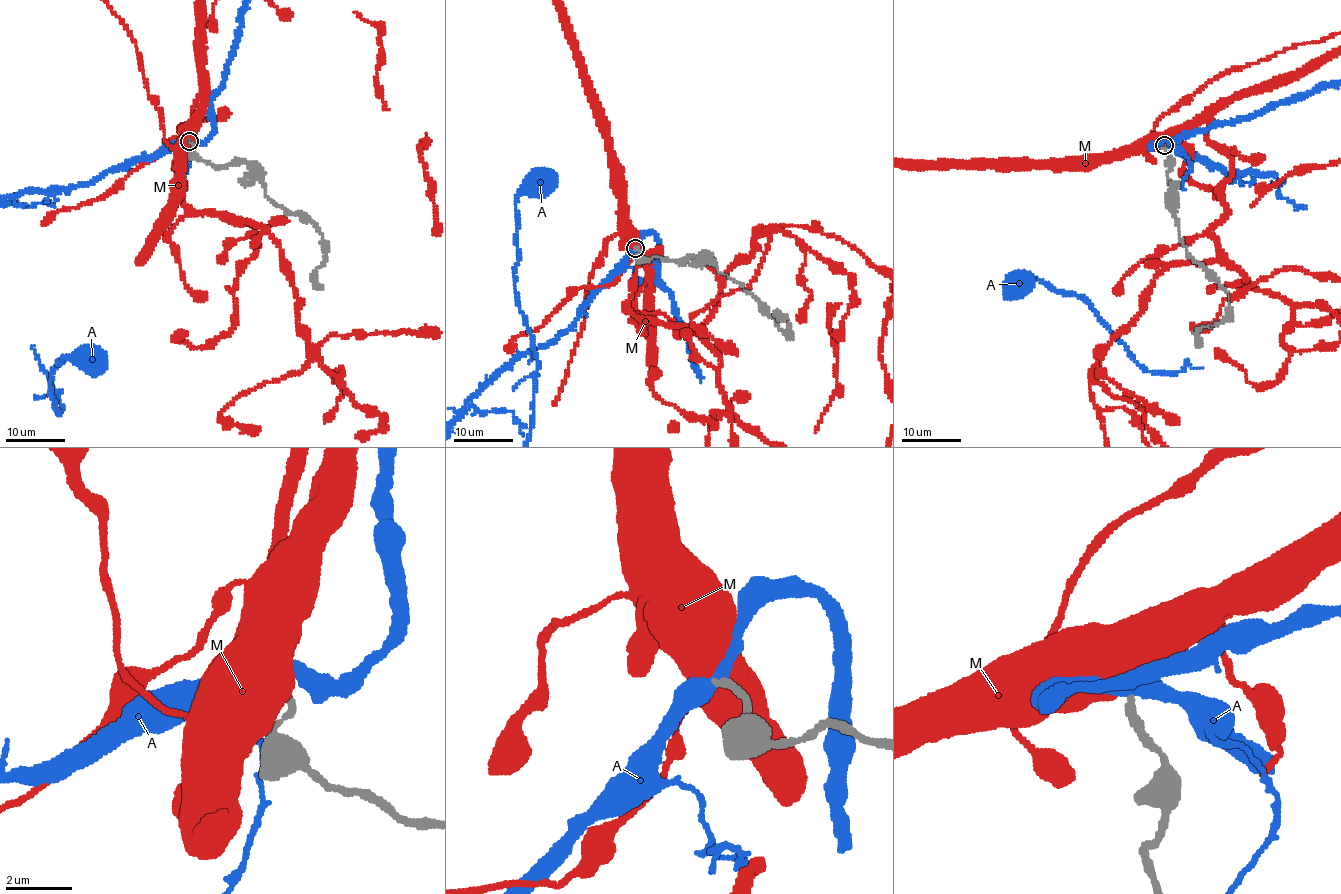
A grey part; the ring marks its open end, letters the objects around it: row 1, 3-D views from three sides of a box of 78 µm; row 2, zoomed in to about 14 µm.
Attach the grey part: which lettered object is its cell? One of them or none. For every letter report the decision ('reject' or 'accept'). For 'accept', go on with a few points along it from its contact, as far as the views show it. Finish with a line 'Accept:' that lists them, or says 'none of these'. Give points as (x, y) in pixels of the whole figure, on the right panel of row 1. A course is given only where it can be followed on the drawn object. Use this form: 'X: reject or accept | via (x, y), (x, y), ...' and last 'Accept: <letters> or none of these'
A: reject
M: accept
Accept: M

